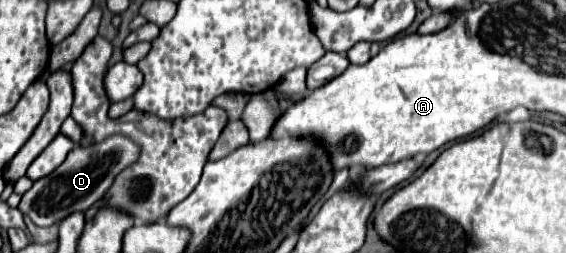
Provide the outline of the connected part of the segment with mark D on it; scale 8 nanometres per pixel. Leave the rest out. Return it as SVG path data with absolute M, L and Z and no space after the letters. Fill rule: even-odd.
M109 135L101 143L93 143L89 147L75 147L63 165L57 167L55 173L47 175L47 179L39 179L33 187L21 197L19 211L29 215L31 221L39 227L59 225L71 213L85 213L95 203L99 203L105 193L111 189L115 177L133 165L139 159L139 145L131 141L127 135Z

